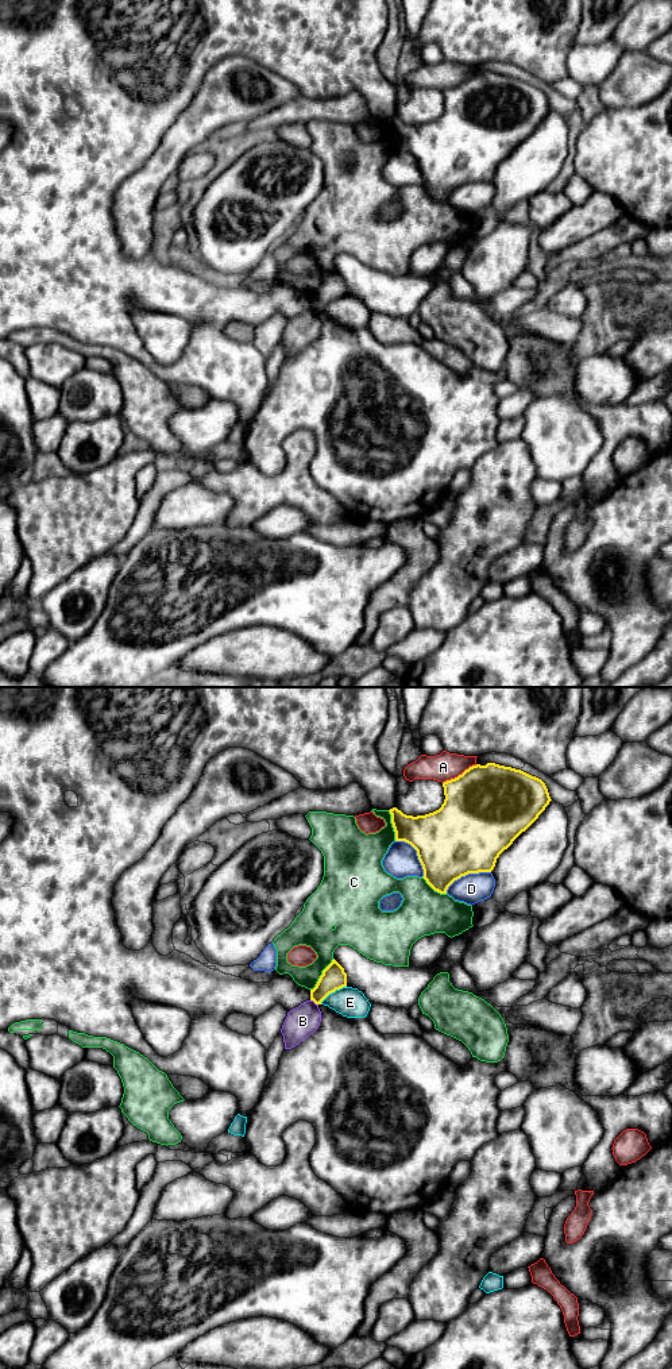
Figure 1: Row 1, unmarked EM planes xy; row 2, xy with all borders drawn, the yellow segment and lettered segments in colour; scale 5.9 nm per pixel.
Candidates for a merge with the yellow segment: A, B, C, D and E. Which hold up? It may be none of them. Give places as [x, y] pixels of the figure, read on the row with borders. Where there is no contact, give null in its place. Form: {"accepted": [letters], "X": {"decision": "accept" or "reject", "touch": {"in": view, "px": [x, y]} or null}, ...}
{"accepted": [], "A": {"decision": "reject", "touch": {"in": "xy", "px": [459, 775]}}, "B": {"decision": "reject", "touch": {"in": "xy", "px": [315, 1002]}}, "C": {"decision": "reject", "touch": {"in": "xy", "px": [321, 975]}}, "D": {"decision": "reject", "touch": {"in": "xy", "px": [466, 874]}}, "E": {"decision": "reject", "touch": {"in": "xy", "px": [332, 991]}}}

